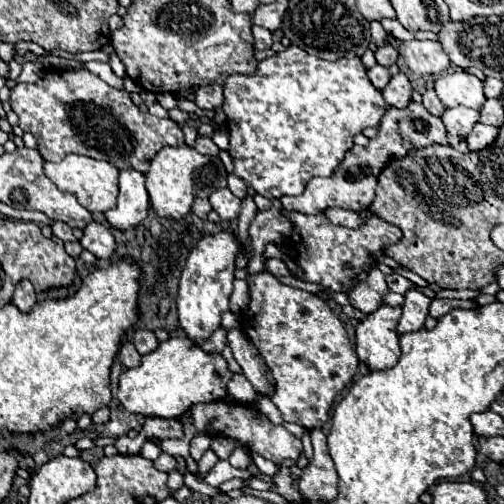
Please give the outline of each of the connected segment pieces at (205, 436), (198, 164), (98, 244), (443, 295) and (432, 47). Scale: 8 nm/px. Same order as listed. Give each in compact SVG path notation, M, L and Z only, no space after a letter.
M195 433L195 437L191 439L191 457L195 461L199 461L199 457L203 455L203 451L211 447L211 441L213 441L211 433Z
M189 145L163 147L151 161L151 169L145 175L145 187L149 203L159 217L183 219L191 211L191 201L197 197L209 197L215 189L227 187L227 171L219 157L207 157Z
M91 221L83 229L83 233L85 233L83 239L81 239L83 249L91 251L99 259L111 259L111 255L115 253L115 239L105 225Z
M442 289L436 293L436 298L440 299L463 299L471 300L480 294L479 290L450 290Z
M403 41L399 55L405 59L407 67L417 75L433 75L449 69L451 61L439 41Z

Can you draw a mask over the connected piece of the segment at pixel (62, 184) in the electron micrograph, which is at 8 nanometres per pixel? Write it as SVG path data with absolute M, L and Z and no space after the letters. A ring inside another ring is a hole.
M67 155L65 159L51 163L45 161L43 163L43 173L61 189L67 193L73 193L77 197L77 201L87 209L87 211L109 211L115 207L117 195L119 195L119 187L117 187L117 177L119 177L119 169L113 167L107 161L97 161L85 155Z

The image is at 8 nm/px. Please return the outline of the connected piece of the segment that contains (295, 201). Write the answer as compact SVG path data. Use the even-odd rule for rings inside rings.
M411 101L407 109L395 109L389 107L387 113L381 119L379 135L369 141L367 147L353 147L347 155L341 167L333 177L313 177L307 185L303 195L297 197L283 197L281 203L287 211L297 211L297 213L307 213L315 215L321 213L327 207L343 207L343 209L353 209L361 211L367 209L375 197L375 185L381 169L393 159L393 157L403 157L413 149L427 147L431 143L441 143L447 145L445 141L445 125L439 117L431 115L421 103Z

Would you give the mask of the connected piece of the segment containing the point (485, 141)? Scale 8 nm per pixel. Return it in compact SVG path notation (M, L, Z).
M477 123L471 131L471 135L465 139L469 149L471 151L479 151L479 149L485 149L487 145L491 145L495 139L497 139L497 127L493 125L485 125L485 123Z

